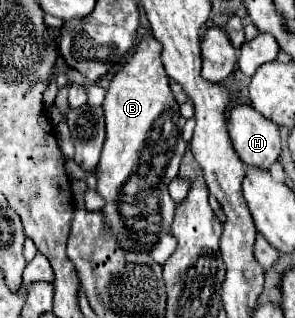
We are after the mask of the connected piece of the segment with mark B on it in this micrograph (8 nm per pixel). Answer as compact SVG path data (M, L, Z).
M143 37L133 57L117 71L107 89L103 111L107 123L107 139L97 167L97 193L105 199L105 207L101 209L105 233L113 235L123 249L147 251L153 261L163 265L177 247L177 239L171 233L175 203L169 197L167 187L177 177L177 169L187 143L183 141L185 117L179 113L179 105L175 105L175 99L171 97L169 77L161 63L161 45L155 37Z

